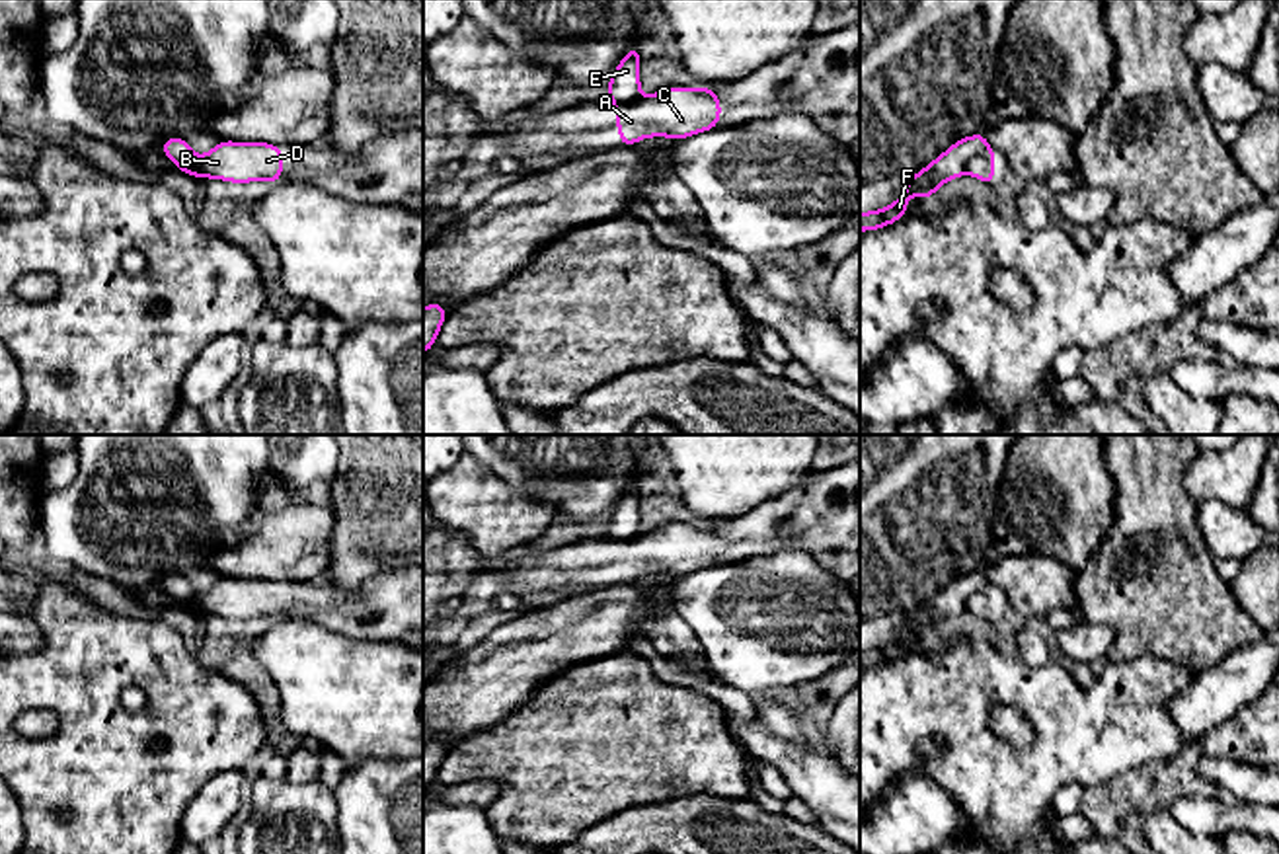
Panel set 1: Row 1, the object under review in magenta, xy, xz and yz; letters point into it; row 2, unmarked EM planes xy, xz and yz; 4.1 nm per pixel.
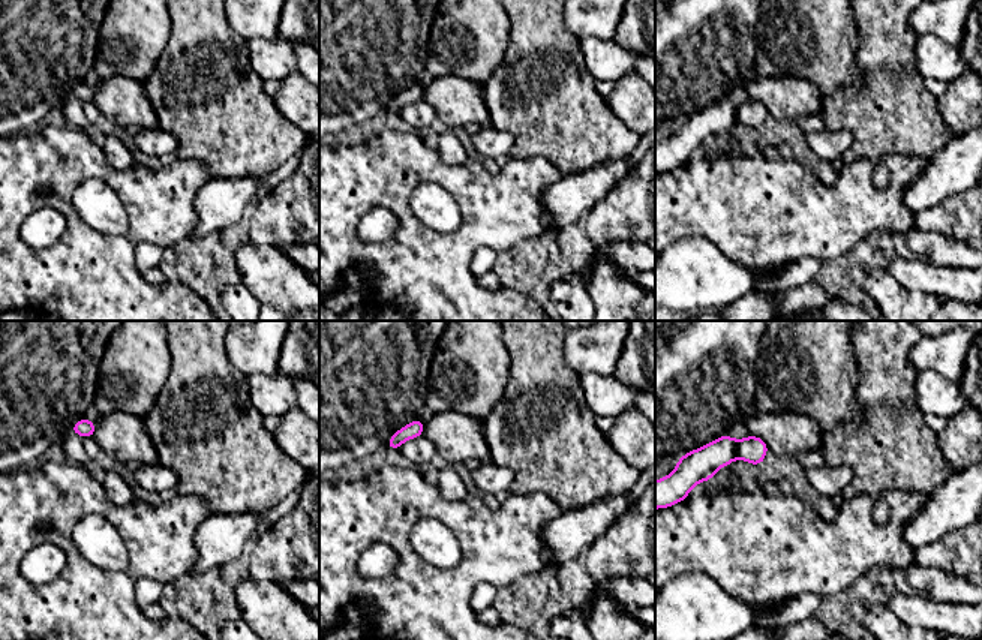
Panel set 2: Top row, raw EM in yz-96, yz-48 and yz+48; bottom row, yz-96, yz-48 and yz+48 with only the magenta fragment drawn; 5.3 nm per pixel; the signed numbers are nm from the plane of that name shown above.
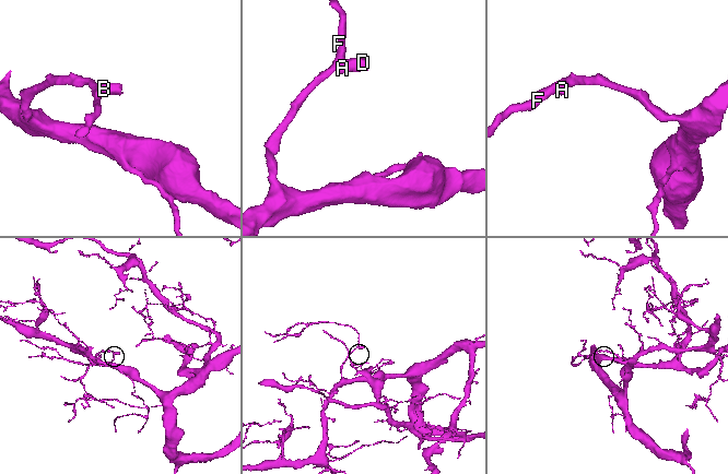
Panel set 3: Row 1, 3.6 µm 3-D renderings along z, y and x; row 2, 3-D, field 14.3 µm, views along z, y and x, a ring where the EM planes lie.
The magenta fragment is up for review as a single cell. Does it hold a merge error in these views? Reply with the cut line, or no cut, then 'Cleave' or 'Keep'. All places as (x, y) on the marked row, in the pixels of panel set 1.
Split along yz (989, 147), (979, 151), (964, 170). Cleave

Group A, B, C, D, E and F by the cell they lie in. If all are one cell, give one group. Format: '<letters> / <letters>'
A B C D / E F

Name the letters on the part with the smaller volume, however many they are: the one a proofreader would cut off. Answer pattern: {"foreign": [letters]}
{"foreign": ["A", "B", "C", "D"]}

